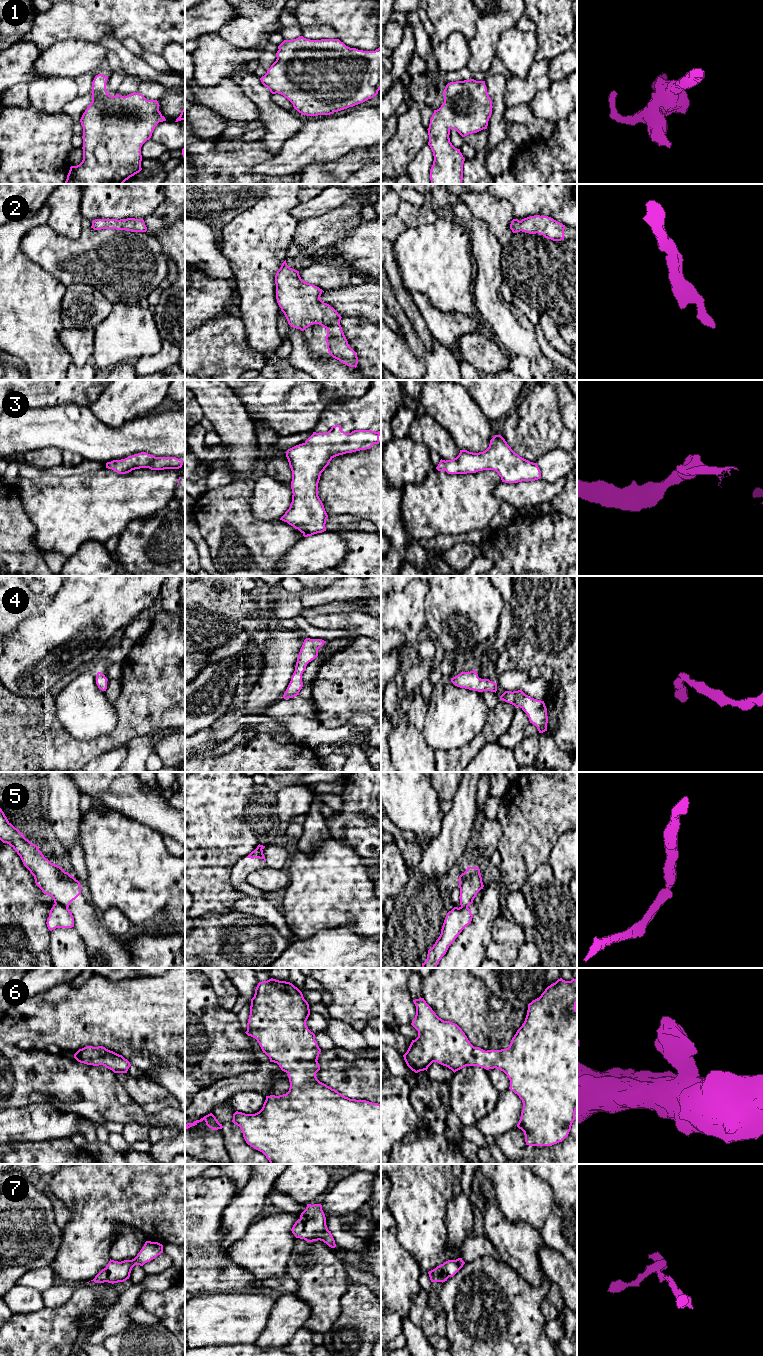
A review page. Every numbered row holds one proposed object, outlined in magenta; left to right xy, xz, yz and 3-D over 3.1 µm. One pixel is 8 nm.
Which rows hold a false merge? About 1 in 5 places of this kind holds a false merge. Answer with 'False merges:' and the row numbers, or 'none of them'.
False merges: 5

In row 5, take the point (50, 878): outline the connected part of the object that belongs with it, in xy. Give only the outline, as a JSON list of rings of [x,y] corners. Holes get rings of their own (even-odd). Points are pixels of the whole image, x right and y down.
[[[0,808],[0,840],[9,844],[34,876],[36,885],[51,896],[55,904],[69,907],[81,894],[78,880],[44,857],[38,846],[26,839],[7,819]]]

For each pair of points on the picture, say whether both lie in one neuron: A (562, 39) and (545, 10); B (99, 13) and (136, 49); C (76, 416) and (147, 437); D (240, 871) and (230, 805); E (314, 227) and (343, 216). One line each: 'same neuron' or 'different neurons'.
A: same neuron
B: different neurons
C: same neuron
D: different neurons
E: same neuron

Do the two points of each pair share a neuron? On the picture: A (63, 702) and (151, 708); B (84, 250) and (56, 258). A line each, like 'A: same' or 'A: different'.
A: different
B: same

